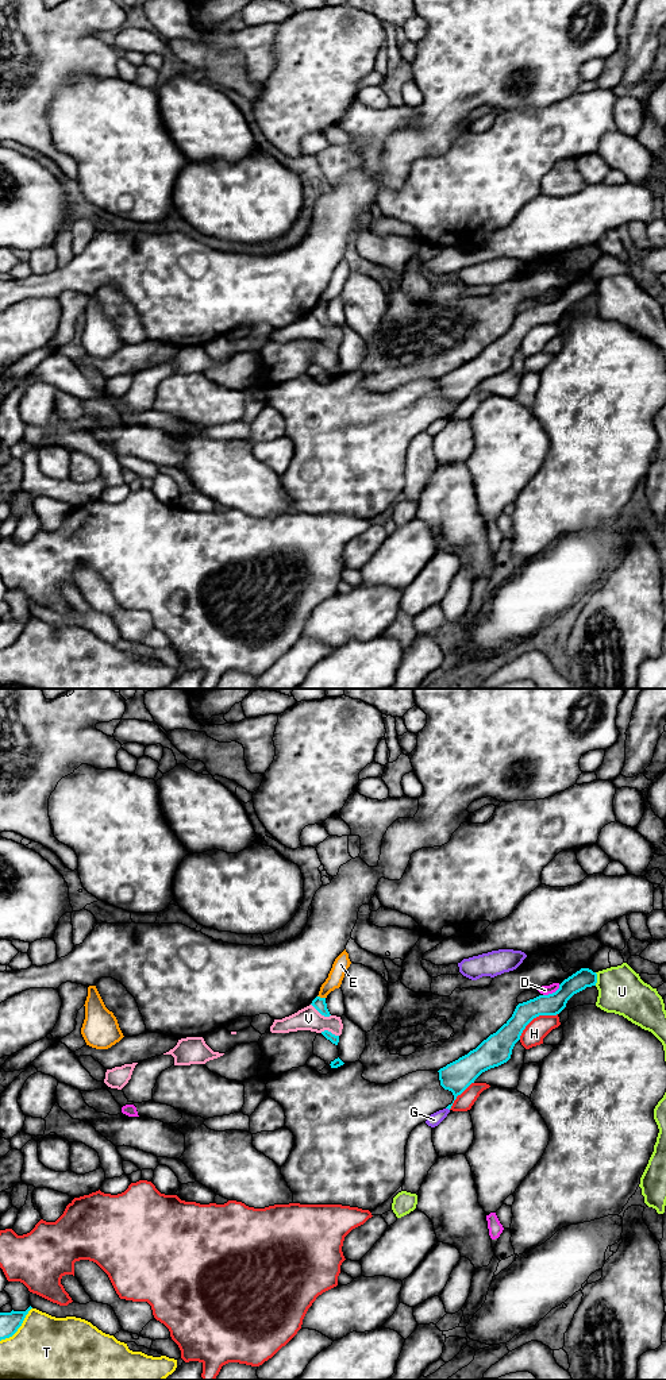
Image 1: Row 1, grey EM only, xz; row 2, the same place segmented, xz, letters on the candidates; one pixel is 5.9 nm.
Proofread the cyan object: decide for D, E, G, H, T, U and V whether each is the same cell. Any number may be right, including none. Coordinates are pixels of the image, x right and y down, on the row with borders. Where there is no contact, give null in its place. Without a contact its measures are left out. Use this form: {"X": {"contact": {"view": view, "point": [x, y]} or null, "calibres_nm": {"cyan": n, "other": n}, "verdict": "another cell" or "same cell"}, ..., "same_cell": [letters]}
{"D": {"contact": {"view": "xz", "point": [553, 993]}, "calibres_nm": {"cyan": 130, "other": 60}, "verdict": "another cell"}, "E": {"contact": {"view": "xz", "point": [322, 998]}, "calibres_nm": {"cyan": 80, "other": 90}, "verdict": "another cell"}, "G": {"contact": {"view": "xz", "point": [447, 1107]}, "calibres_nm": {"cyan": 180, "other": 80}, "verdict": "another cell"}, "H": {"contact": {"view": "xz", "point": [535, 1017]}, "calibres_nm": {"cyan": 140, "other": 130}, "verdict": "another cell"}, "T": {"contact": {"view": "xz", "point": [19, 1326]}, "calibres_nm": {"cyan": 120, "other": 480}, "verdict": "another cell"}, "U": {"contact": {"view": "xz", "point": [596, 979]}, "calibres_nm": {"cyan": 120, "other": 280}, "verdict": "another cell"}, "V": {"contact": {"view": "xz", "point": [320, 1013]}, "calibres_nm": {"cyan": 80, "other": 140}, "verdict": "another cell"}, "same_cell": []}

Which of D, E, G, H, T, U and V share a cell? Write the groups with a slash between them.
D / E / G / H / T / U / V

